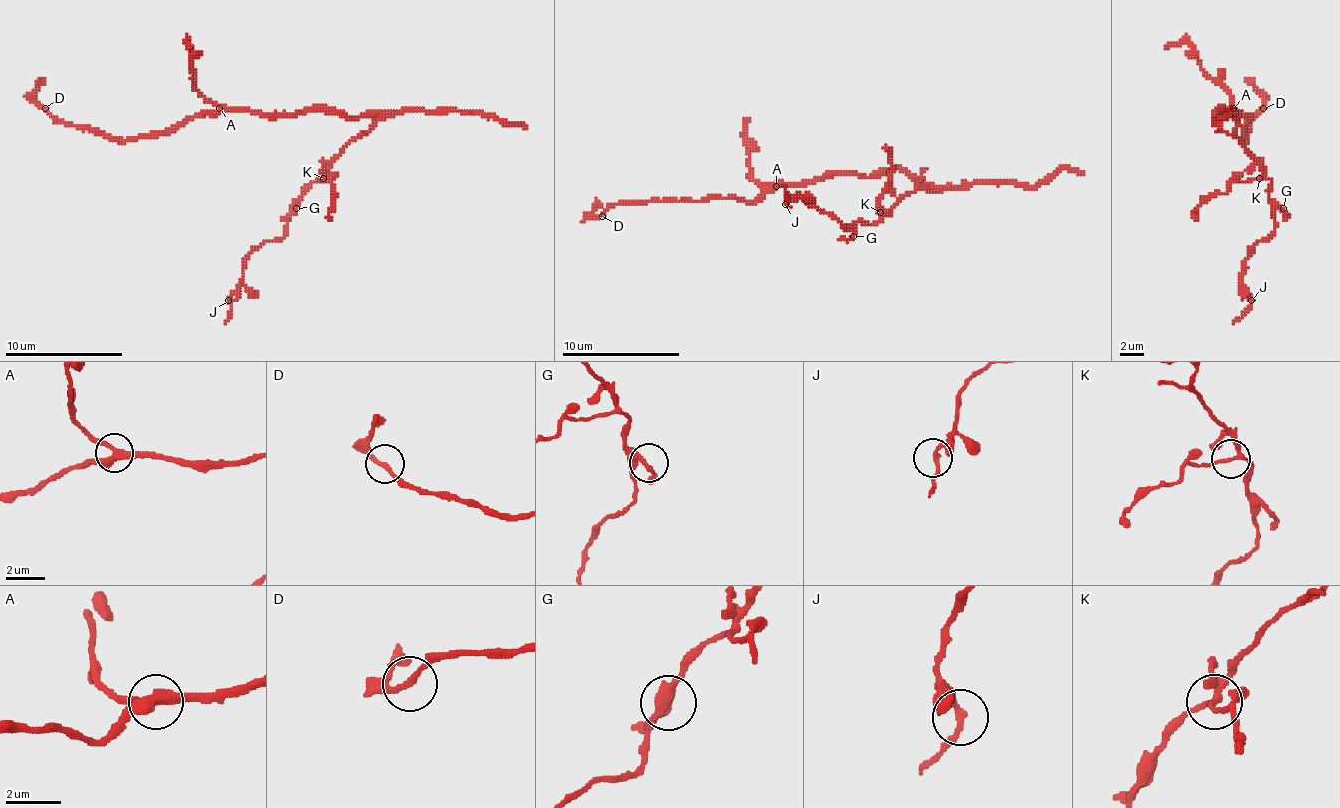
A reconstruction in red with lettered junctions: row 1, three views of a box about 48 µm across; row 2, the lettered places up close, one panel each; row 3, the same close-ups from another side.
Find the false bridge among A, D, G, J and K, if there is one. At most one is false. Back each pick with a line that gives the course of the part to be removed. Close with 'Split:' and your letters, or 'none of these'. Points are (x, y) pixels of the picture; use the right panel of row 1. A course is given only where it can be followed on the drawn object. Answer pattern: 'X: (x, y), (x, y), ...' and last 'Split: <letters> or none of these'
Split: none of these

